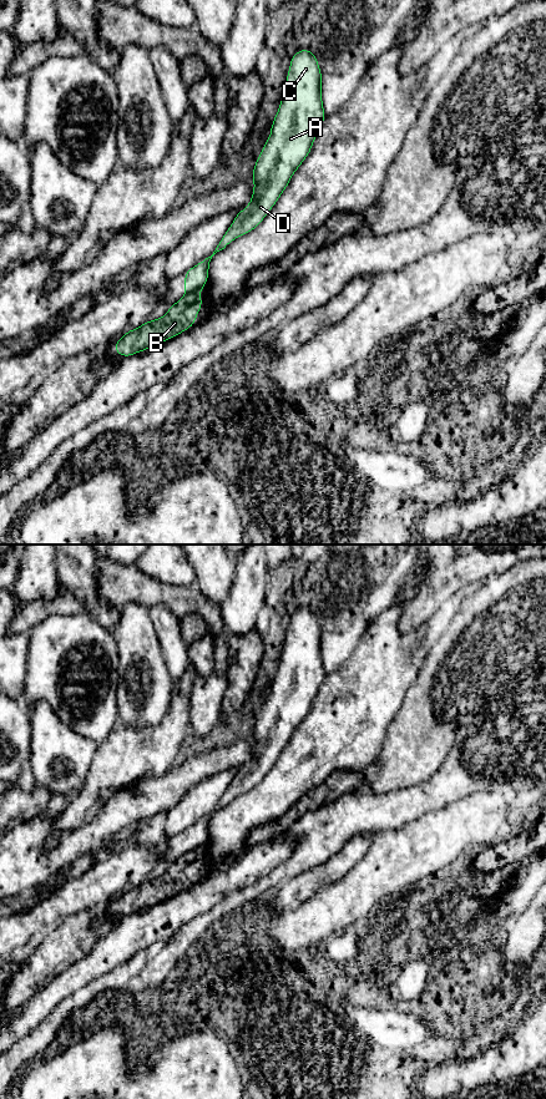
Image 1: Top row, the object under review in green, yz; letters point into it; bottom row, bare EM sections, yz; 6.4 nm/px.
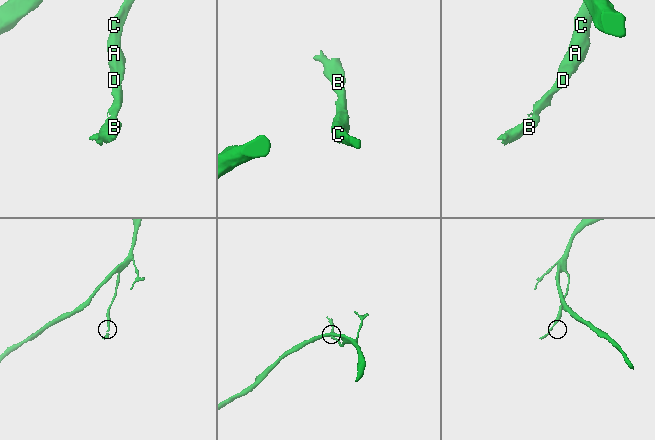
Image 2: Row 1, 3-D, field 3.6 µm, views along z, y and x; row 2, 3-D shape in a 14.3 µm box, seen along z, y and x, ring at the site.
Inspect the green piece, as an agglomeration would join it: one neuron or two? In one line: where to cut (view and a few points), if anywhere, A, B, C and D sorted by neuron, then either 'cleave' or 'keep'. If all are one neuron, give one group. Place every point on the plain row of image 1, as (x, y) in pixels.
yz (198, 850), (187, 852) | A C D / B | cleave

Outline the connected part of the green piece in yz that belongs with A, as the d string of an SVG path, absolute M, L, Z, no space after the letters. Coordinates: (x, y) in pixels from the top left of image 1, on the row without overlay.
M302 607L292 614L271 694L254 723L249 763L237 771L213 812L184 831L184 851L199 851L208 840L212 815L236 796L253 789L277 761L292 734L312 709L325 678L322 630L315 613Z

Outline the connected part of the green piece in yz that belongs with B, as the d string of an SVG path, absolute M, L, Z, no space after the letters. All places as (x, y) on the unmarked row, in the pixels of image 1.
M189 851L172 862L160 877L143 881L116 900L115 911L122 916L147 908L189 887L196 880L197 871L202 867L199 851Z

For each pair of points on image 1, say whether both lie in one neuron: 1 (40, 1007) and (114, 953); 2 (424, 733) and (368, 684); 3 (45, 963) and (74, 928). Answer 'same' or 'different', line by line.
1: same
2: different
3: same

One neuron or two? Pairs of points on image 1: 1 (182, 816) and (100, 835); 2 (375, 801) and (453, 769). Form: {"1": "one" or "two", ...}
{"1": "two", "2": "one"}

